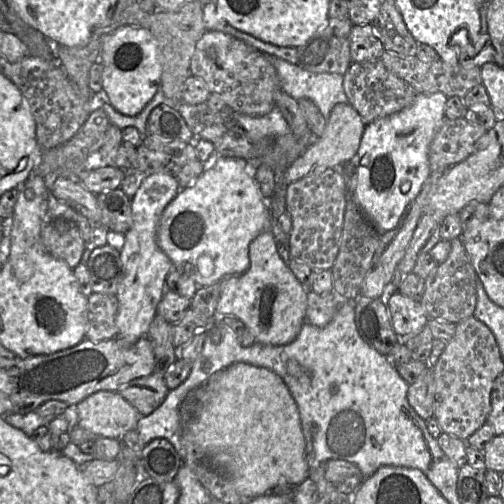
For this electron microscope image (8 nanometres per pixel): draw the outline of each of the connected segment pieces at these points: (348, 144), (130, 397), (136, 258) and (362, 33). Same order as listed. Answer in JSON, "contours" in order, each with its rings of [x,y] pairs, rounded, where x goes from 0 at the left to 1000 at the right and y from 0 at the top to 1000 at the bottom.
{"contours":[[[[694,204],[669,206],[659,216],[641,266],[589,313],[567,337],[569,367],[607,349],[625,331],[671,335],[704,310],[720,270],[726,244]]],[[[306,736],[296,746],[264,752],[236,774],[236,782],[268,808],[280,825],[290,825],[321,802],[335,776],[325,742]]],[[[296,343],[260,393],[264,442],[246,464],[246,484],[238,496],[242,538],[228,585],[234,595],[232,671],[244,685],[264,685],[290,667],[329,577],[329,550],[343,522],[315,490],[312,458],[323,419],[357,375],[349,347]]],[[[738,48],[702,50],[696,60],[694,107],[698,125],[754,119],[764,103],[758,81]]]]}

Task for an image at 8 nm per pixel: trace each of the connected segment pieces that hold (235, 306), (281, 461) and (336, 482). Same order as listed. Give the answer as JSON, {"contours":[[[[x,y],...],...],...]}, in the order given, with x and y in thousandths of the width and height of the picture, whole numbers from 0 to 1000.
{"contours":[[[[540,458],[514,464],[494,486],[494,534],[478,546],[437,558],[437,591],[429,619],[466,625],[504,665],[508,679],[544,687],[585,675],[601,643],[609,613],[609,579],[550,500]]],[[[482,718],[464,720],[417,746],[379,784],[379,855],[387,881],[397,889],[401,907],[442,931],[474,980],[508,988],[548,964],[587,966],[613,946],[613,917],[589,802],[562,754],[540,734]]],[[[679,911],[647,915],[643,944],[671,974],[683,980],[706,978],[712,964],[728,948],[702,919]]]]}

